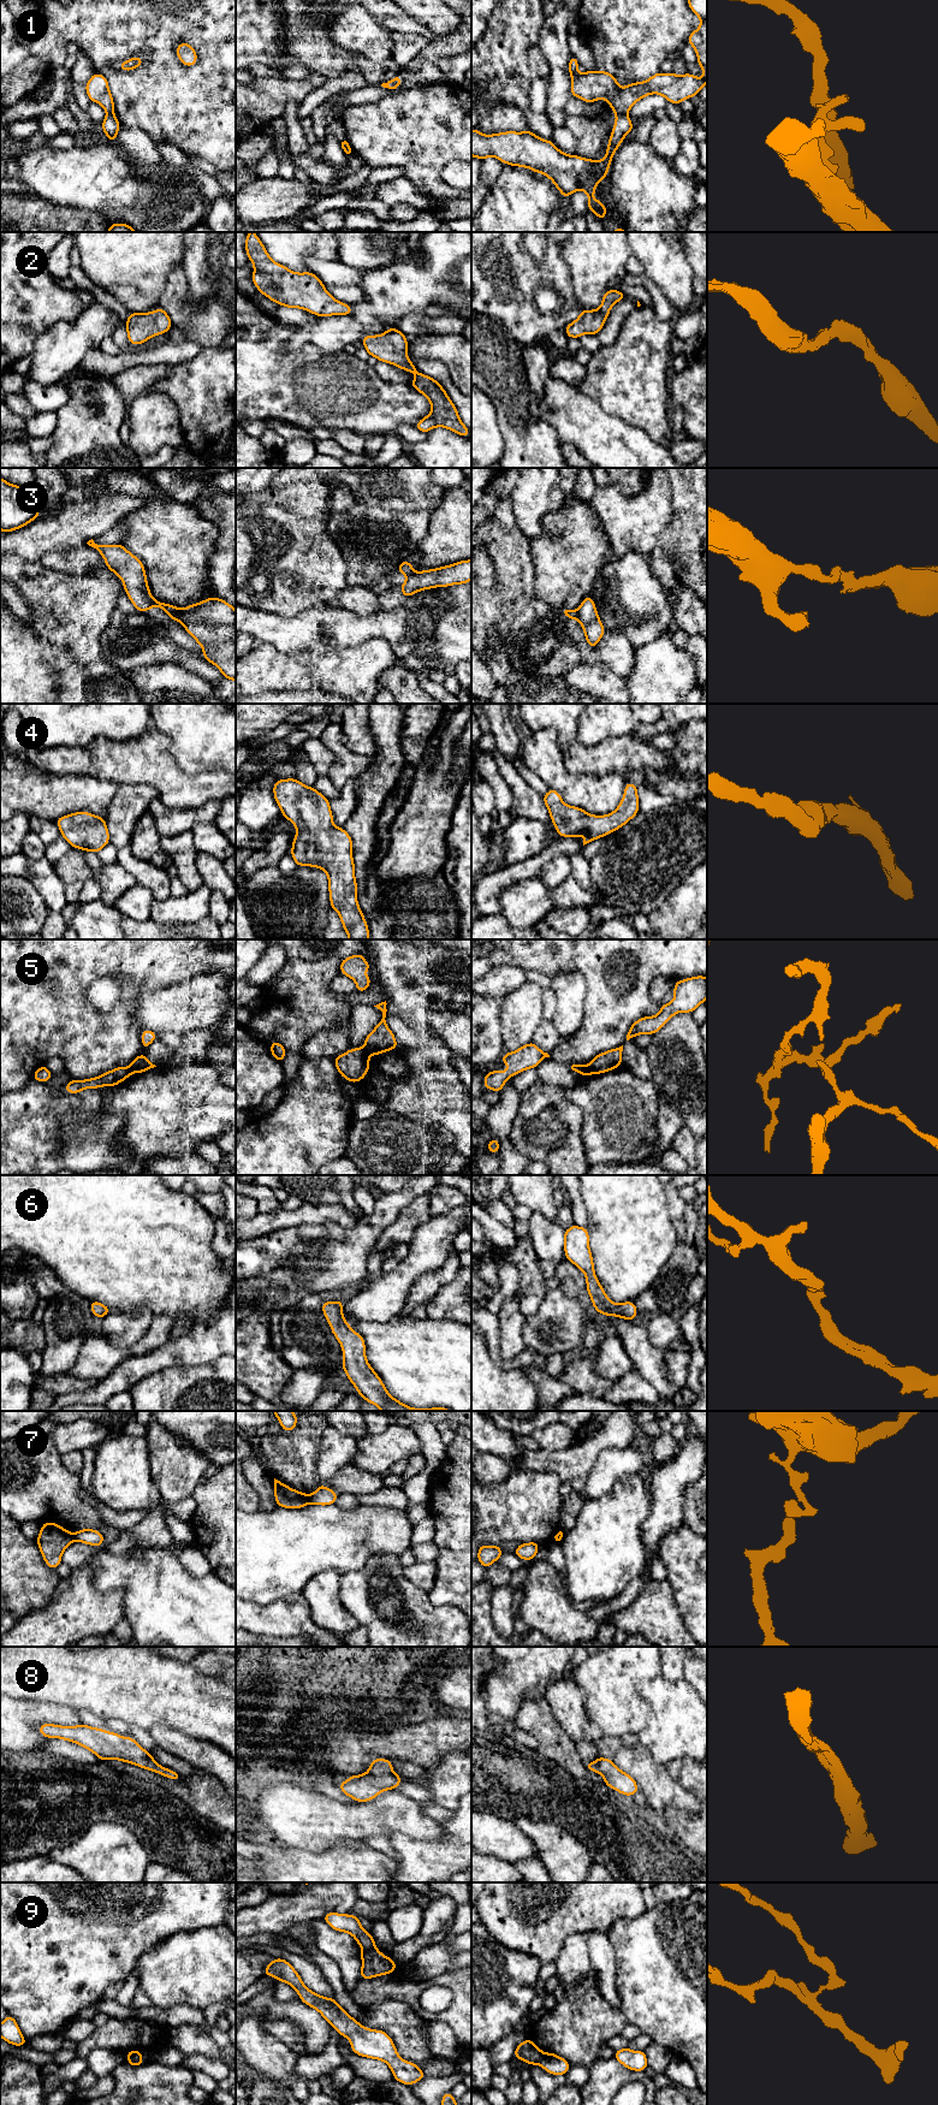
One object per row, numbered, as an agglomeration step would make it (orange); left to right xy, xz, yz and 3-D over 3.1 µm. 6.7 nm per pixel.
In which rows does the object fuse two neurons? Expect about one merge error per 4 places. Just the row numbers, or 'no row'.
1, 3, 5, 7, 9

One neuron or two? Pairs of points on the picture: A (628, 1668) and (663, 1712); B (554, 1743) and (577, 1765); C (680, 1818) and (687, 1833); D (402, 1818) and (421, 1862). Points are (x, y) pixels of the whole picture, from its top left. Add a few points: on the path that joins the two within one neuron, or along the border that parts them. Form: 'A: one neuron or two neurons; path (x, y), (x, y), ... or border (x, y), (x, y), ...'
A: two neurons; border (660, 1672), (636, 1684), (636, 1690), (648, 1708)
B: one neuron; path (560, 1749), (571, 1760)
C: one neuron; path (682, 1821), (687, 1830)
D: two neurons; border (387, 1837), (403, 1833), (438, 1839)

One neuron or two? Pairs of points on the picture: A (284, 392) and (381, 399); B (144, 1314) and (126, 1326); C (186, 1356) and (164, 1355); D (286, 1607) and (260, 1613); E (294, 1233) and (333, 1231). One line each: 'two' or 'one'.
A: one
B: one
C: one
D: one
E: one

